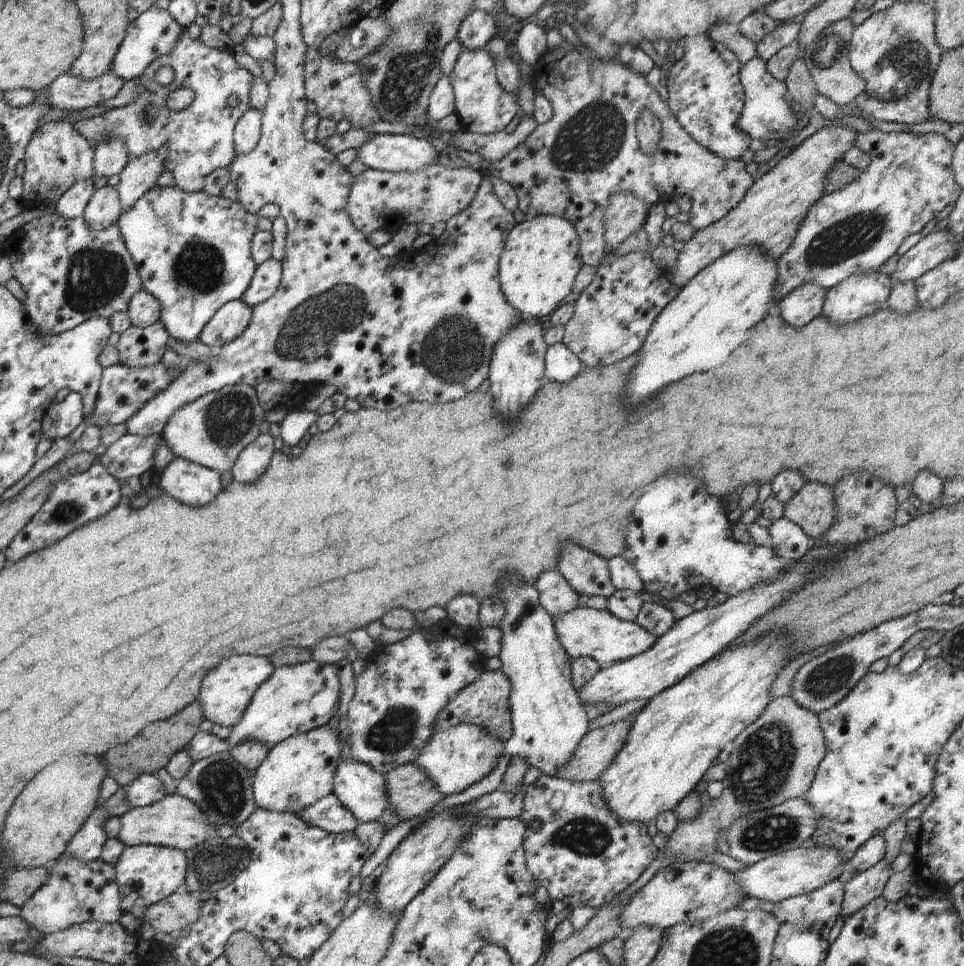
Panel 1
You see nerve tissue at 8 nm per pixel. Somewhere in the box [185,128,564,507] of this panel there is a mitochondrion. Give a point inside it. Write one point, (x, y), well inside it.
(315, 327)

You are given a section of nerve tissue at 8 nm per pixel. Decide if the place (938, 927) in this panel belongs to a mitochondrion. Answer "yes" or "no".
no

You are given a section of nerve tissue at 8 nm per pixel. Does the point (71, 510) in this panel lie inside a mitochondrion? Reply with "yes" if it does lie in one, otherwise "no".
yes

